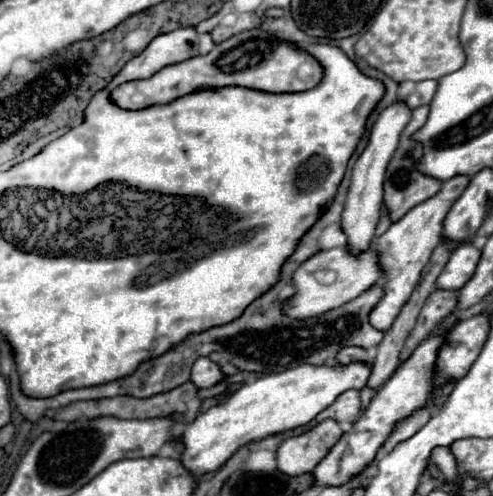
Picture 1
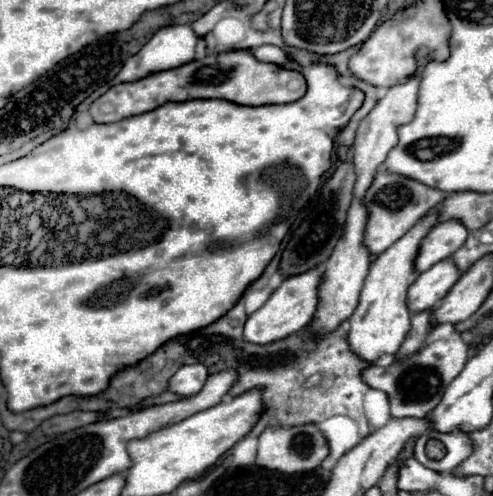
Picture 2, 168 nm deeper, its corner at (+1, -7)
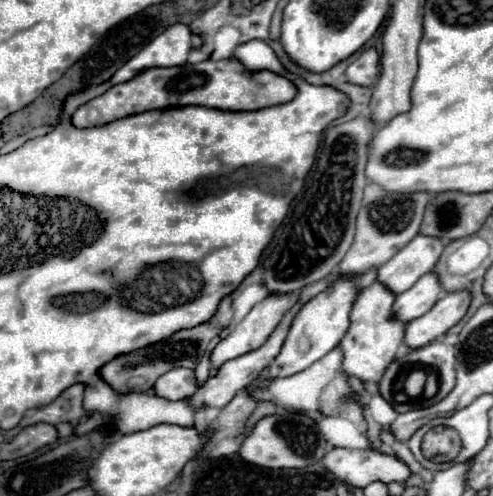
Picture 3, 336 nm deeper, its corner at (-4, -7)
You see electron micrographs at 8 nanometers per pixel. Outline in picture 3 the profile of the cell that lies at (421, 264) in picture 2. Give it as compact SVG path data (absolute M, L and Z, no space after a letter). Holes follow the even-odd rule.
M415 236L397 256L379 268L377 280L395 294L409 290L423 274L431 272L445 248L443 240L433 236Z

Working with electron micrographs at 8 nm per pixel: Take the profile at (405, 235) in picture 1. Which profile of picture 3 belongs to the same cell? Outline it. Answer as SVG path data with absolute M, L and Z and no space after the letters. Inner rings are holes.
M375 280L359 294L351 312L351 326L341 340L341 348L345 354L343 368L347 376L357 378L361 382L377 384L385 368L395 360L397 348L405 338L407 324L401 324L401 320L393 320L393 300L395 294L389 292L389 288L385 288L385 284L381 284L379 280Z

